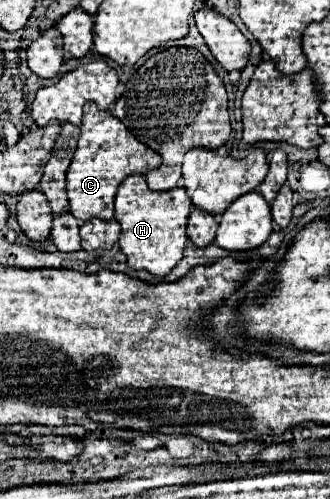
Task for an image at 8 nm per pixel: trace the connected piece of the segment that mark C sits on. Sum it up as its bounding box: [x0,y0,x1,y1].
[66,103,162,221]

